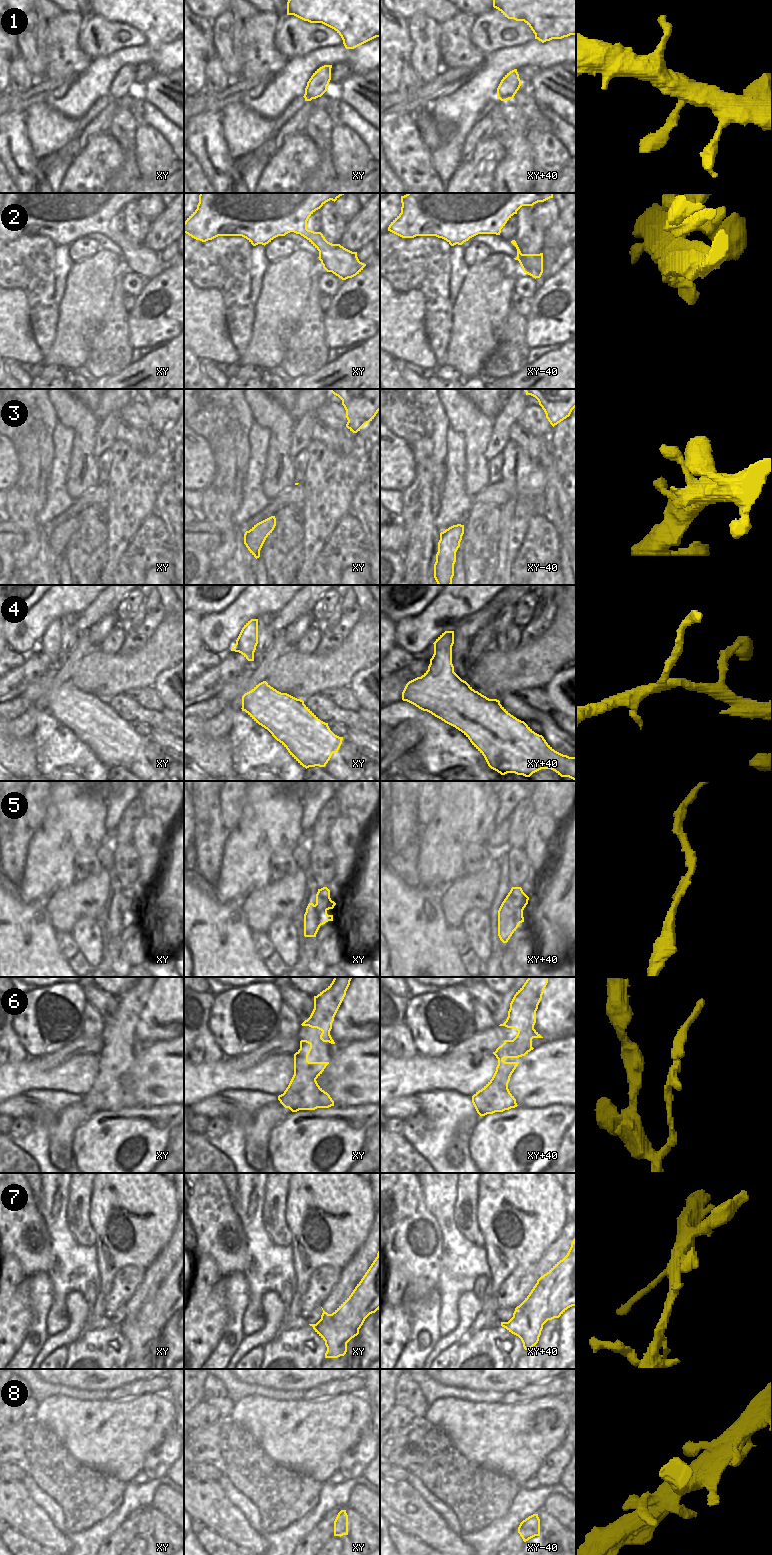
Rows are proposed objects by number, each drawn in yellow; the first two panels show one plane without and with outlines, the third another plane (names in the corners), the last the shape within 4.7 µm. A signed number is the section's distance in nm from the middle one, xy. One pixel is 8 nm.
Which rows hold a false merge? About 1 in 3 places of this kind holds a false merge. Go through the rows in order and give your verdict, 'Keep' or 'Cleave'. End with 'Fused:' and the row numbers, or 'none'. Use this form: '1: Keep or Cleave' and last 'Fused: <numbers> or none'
1: Keep
2: Keep
3: Keep
4: Keep
5: Keep
6: Keep
7: Keep
8: Keep
Fused: none.

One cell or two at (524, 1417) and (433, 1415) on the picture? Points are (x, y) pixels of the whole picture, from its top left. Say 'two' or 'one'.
one

